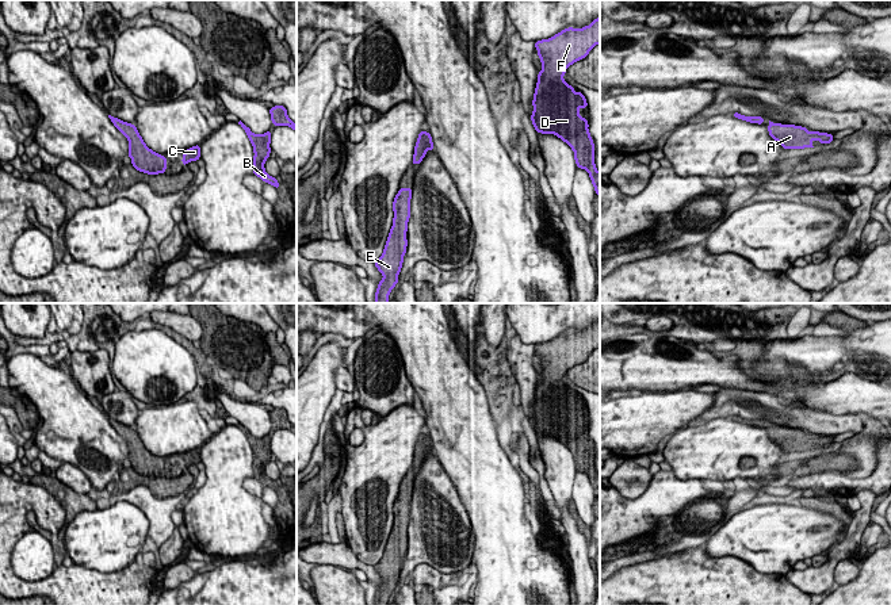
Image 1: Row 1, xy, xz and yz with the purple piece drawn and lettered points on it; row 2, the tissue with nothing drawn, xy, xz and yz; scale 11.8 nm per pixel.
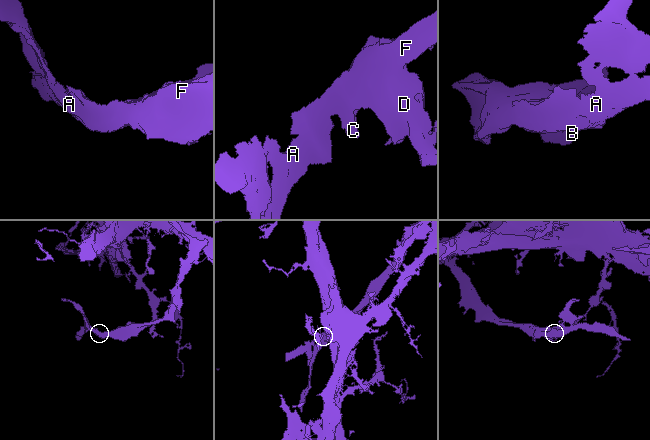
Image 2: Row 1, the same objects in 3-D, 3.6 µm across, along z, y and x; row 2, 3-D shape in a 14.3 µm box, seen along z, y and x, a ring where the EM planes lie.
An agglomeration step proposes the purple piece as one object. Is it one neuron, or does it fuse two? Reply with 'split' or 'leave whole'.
leave whole

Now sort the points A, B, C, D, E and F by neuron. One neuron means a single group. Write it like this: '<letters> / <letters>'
A B C D E F

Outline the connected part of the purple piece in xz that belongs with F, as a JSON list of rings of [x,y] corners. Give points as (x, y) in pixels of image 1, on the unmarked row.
[[[600,319],[582,332],[567,330],[548,342],[535,345],[543,372],[538,375],[529,421],[536,436],[554,437],[571,451],[577,471],[589,476],[594,495],[600,498],[594,445],[588,422],[578,414],[588,411],[588,405],[563,383],[566,372],[586,361],[596,348],[600,348]]]

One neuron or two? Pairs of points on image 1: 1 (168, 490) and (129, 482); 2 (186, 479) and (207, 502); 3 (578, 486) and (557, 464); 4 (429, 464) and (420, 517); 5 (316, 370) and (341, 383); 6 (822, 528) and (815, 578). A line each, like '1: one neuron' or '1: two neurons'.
1: one neuron
2: two neurons
3: two neurons
4: one neuron
5: two neurons
6: two neurons

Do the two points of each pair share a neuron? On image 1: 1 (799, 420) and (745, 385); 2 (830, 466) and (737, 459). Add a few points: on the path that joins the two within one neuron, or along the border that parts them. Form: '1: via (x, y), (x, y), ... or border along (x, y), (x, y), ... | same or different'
1: border along (725, 386), (746, 391), (788, 391) | different
2: border along (836, 473), (799, 473), (791, 475) | different

